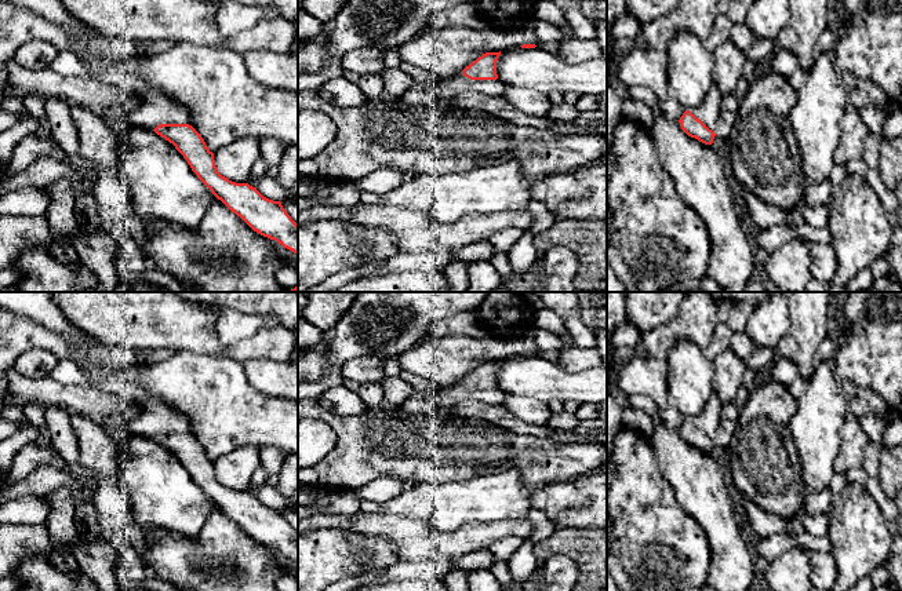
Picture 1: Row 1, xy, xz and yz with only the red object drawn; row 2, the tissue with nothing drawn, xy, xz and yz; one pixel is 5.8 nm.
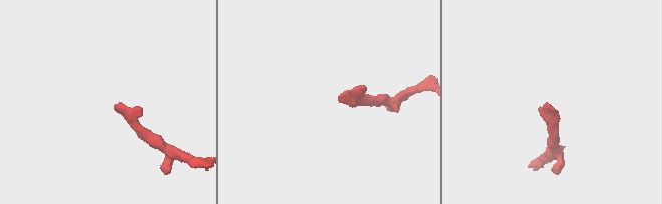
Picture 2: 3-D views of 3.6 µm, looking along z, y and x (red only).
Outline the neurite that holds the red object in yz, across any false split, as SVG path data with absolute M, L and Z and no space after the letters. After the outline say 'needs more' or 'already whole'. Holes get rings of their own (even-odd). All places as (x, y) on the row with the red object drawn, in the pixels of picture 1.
M713 83L699 106L691 113L685 110L679 123L681 129L691 138L705 145L712 145L716 136L714 129L720 113L721 94Z; needs more

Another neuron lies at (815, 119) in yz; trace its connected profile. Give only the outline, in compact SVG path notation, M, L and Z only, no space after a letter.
M832 52L814 61L805 83L796 92L797 102L789 121L800 147L801 172L805 182L821 183L829 179L834 165L848 101L848 88L834 68Z

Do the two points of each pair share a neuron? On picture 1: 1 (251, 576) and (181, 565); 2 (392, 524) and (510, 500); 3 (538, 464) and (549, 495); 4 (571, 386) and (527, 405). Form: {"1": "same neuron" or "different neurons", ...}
{"1": "same neuron", "2": "different neurons", "3": "different neurons", "4": "different neurons"}

